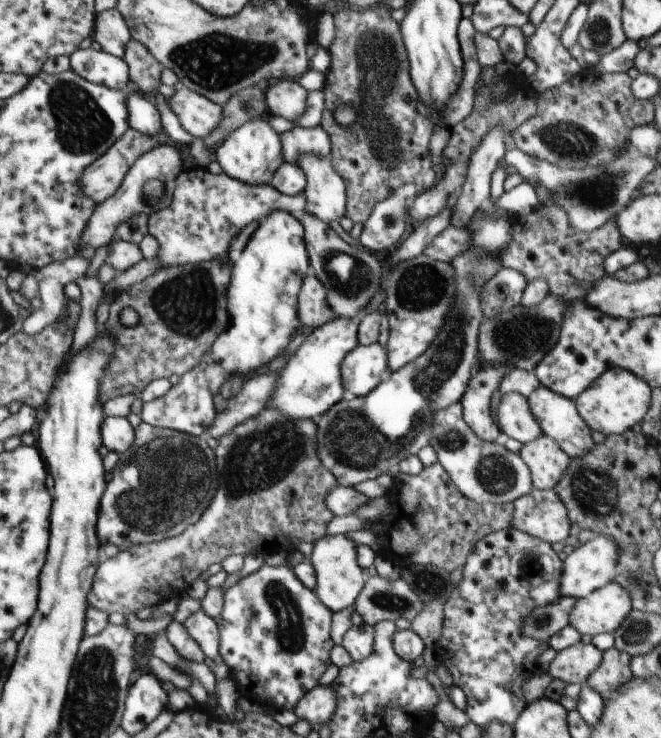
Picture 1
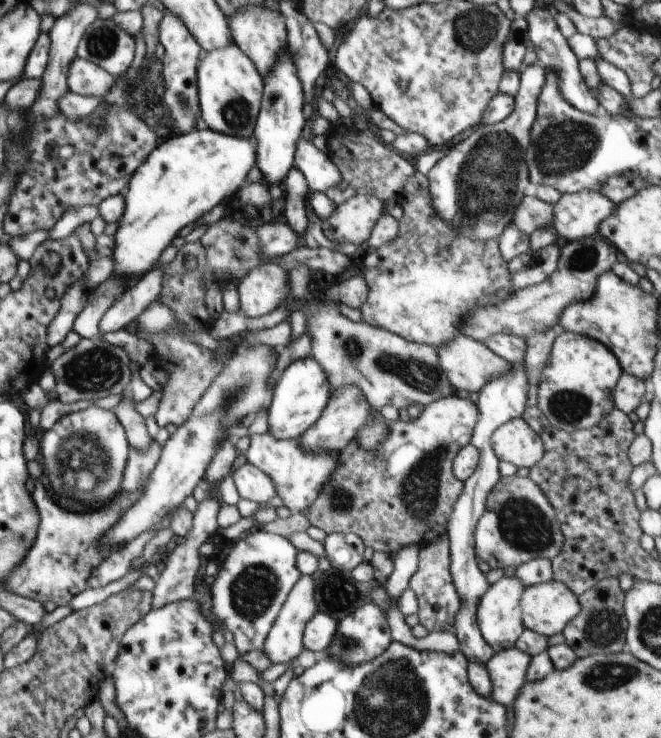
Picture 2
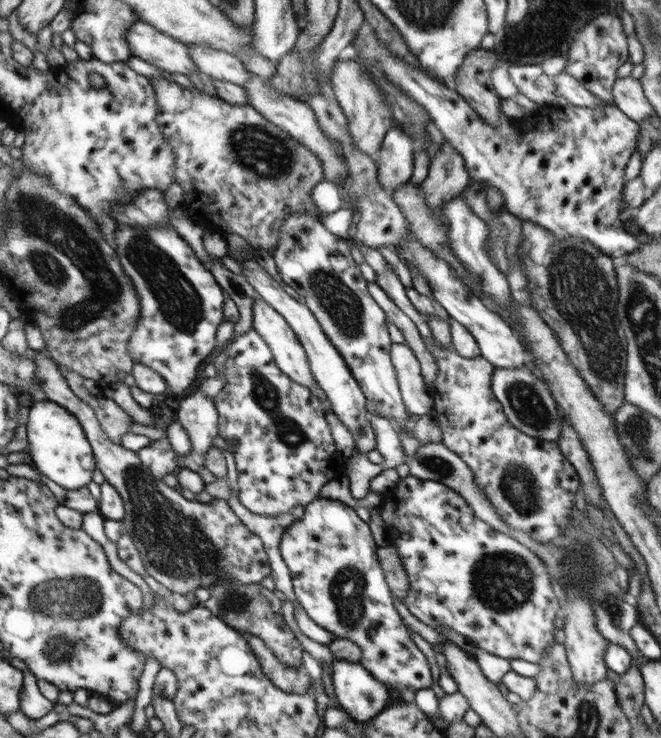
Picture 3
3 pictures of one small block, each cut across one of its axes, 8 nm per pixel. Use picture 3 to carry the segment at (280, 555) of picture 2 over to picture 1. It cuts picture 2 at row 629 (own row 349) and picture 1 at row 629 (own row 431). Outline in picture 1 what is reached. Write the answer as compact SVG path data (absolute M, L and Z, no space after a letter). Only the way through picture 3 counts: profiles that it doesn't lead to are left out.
M288 564L281 566L264 565L258 572L241 578L237 584L228 588L223 596L222 614L216 618L219 630L219 654L223 662L236 678L244 674L248 682L256 682L262 690L270 690L270 706L294 710L300 698L314 687L324 672L332 665L330 651L334 647L331 638L333 612L326 608L315 591L306 588Z

